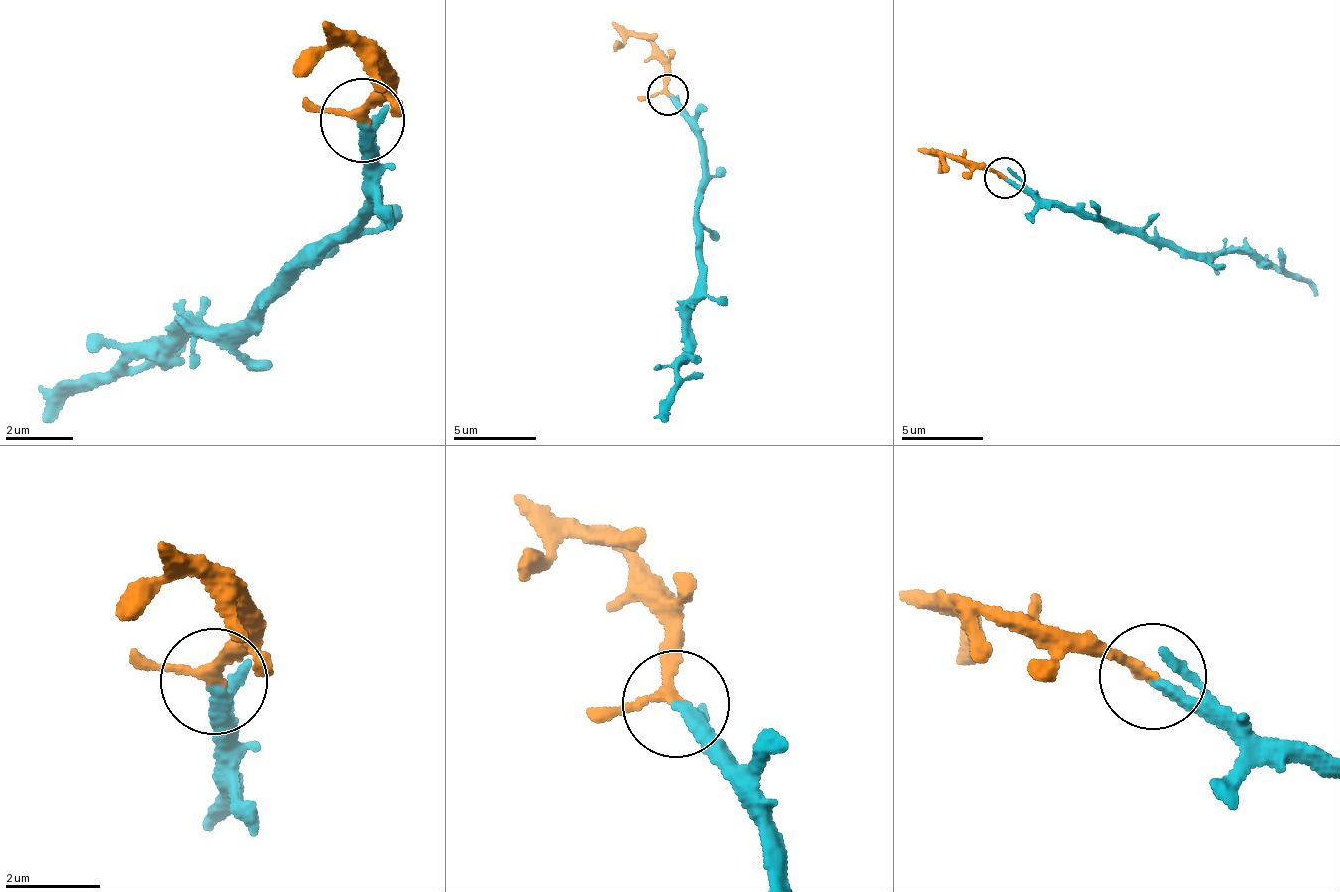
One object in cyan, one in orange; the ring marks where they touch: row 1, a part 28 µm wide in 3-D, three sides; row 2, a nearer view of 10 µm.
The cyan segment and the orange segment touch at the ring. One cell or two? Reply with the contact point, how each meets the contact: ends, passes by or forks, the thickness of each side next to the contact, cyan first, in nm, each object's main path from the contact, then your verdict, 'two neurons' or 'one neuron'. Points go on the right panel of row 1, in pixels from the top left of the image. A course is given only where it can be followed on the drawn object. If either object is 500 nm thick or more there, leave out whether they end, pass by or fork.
(1005, 177) | cyan ends | orange passes by | 280/190 nm | cyan via (1005, 179), (1052, 201), (1176, 243), (1189, 253), (1265, 257), (1270, 267), (1308, 279), (1315, 294) | orange via (1005, 179), (967, 168), (942, 153), (936, 156), (941, 172) | one neuron

